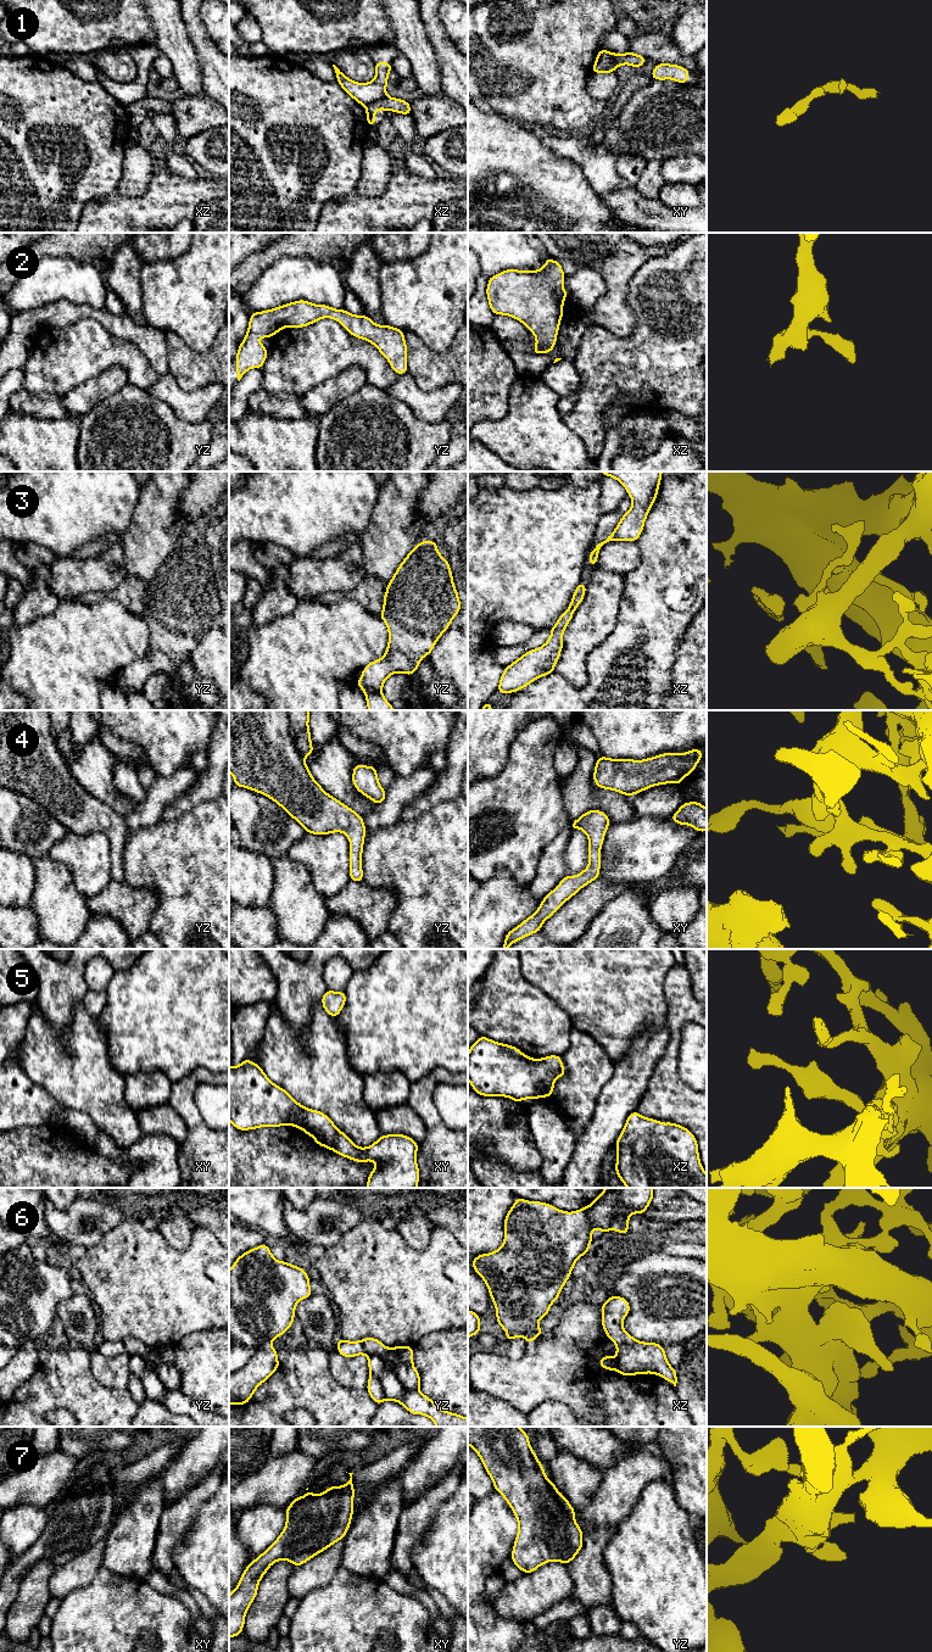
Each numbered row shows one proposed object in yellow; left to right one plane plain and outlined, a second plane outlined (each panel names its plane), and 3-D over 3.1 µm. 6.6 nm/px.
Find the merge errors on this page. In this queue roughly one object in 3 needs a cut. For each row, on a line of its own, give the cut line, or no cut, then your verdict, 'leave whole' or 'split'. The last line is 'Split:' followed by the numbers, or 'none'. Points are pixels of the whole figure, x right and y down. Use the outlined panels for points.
1: cut in xz along (385, 95), (368, 106); split
2: no cut; leave whole
3: no cut; leave whole
4: no cut; leave whole
5: no cut; leave whole
6: no cut; leave whole
7: no cut; leave whole
Split: 1

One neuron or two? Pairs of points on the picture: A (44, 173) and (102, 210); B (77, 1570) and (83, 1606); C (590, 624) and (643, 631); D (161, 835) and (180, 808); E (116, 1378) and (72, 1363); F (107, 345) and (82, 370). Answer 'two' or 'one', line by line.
A: two
B: two
C: two
D: two
E: two
F: one

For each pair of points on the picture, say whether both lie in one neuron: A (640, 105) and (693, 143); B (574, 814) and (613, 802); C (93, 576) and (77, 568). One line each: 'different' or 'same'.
A: same
B: same
C: same

